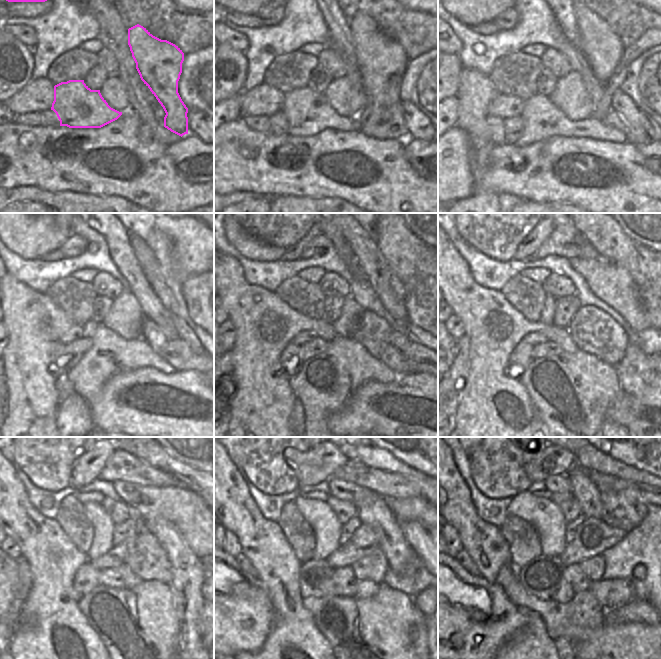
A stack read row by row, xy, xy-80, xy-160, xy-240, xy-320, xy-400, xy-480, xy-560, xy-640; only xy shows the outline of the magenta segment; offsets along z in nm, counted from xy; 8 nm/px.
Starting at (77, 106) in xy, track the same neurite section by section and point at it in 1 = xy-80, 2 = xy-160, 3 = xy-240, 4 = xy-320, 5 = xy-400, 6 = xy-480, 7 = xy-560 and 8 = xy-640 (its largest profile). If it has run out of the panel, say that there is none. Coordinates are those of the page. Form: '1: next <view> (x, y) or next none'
1: next xy-80 (308, 113)
2: next xy-160 (542, 119)
3: next xy-240 (110, 354)
4: next xy-320 (324, 383)
5: next xy-400 (571, 394)
6: next xy-480 (138, 626)
7: next xy-560 (371, 638)
8: next xy-640 (632, 640)

